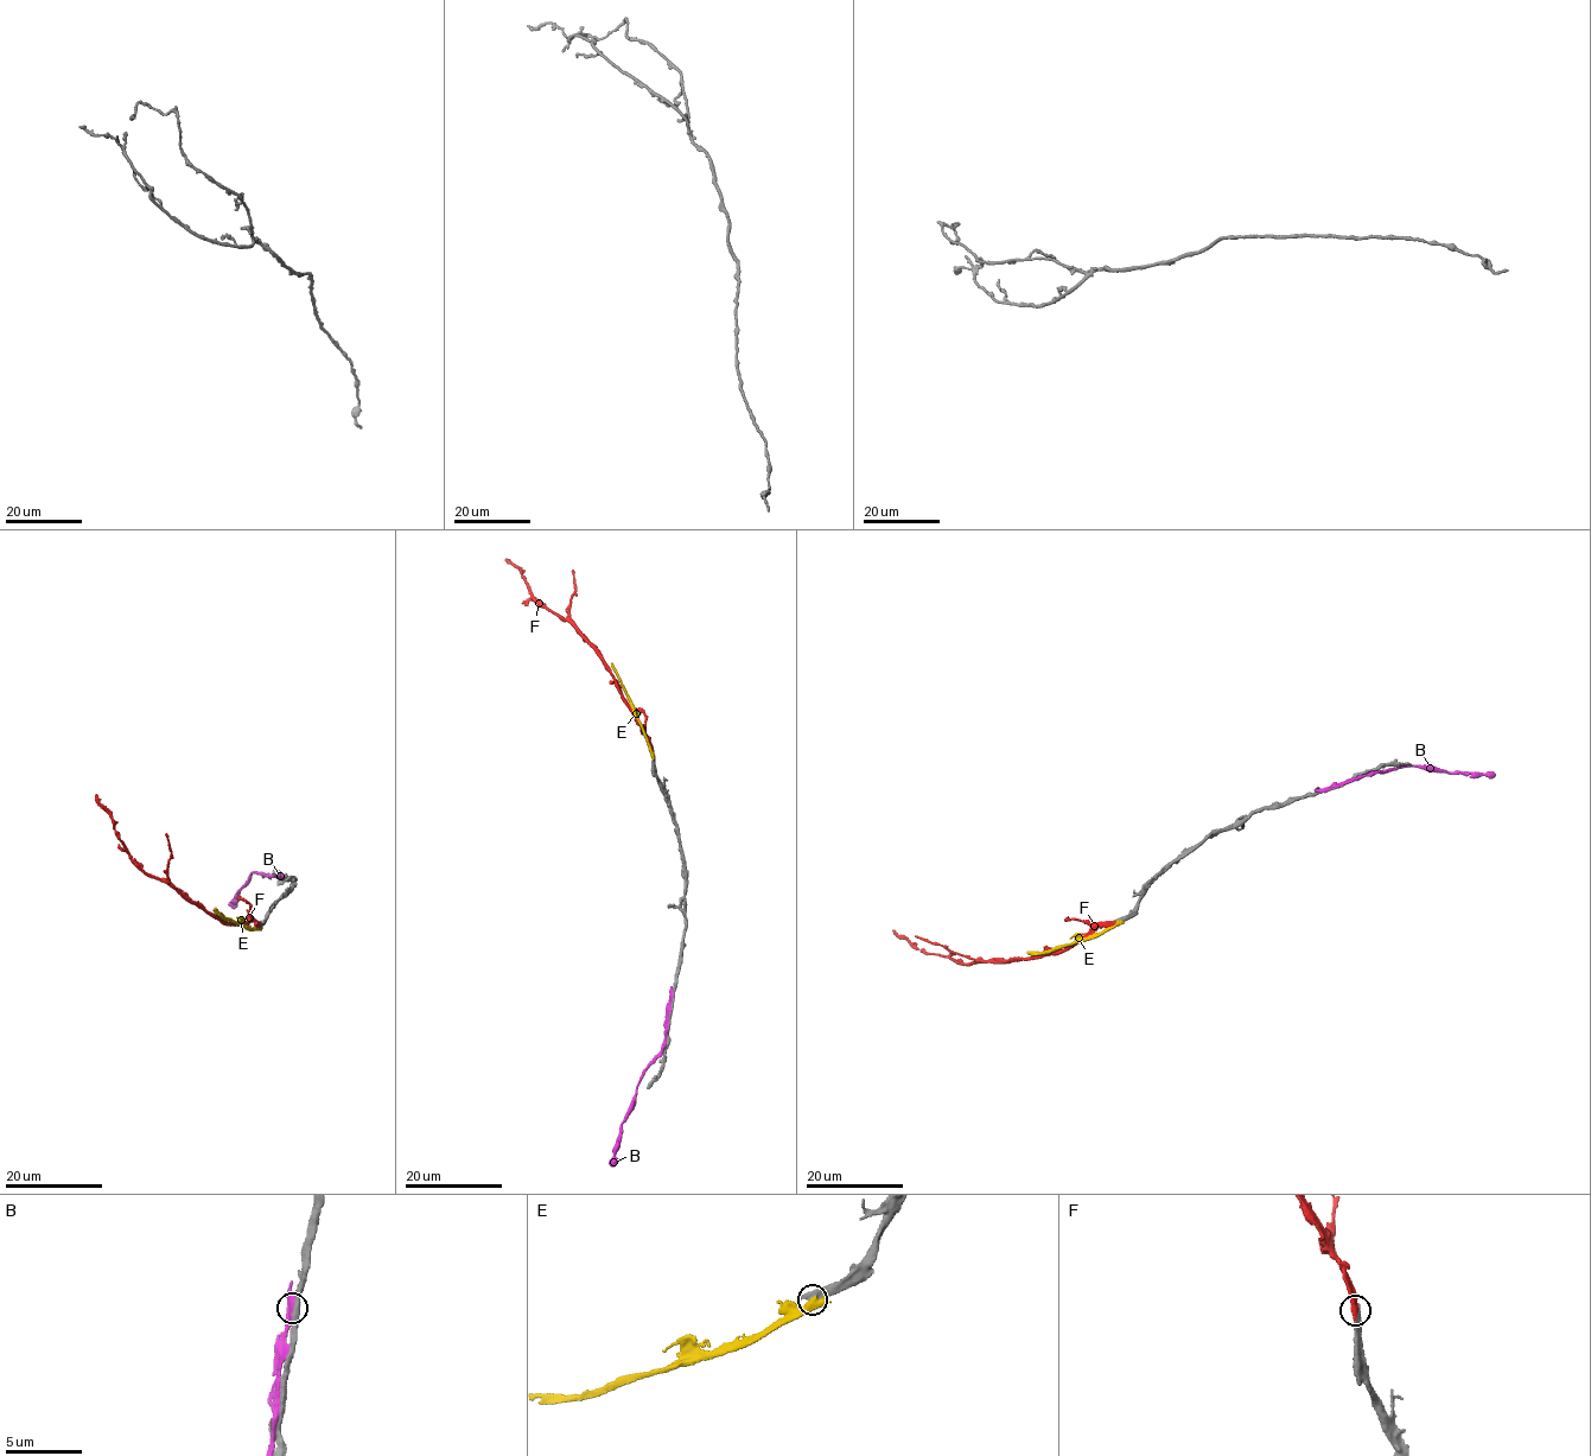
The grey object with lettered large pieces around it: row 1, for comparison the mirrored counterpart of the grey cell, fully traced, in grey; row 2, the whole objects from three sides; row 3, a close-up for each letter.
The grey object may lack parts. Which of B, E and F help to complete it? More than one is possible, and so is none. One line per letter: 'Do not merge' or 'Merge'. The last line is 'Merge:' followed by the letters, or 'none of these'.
B: Do not merge
E: Do not merge
F: Merge
Merge: F

